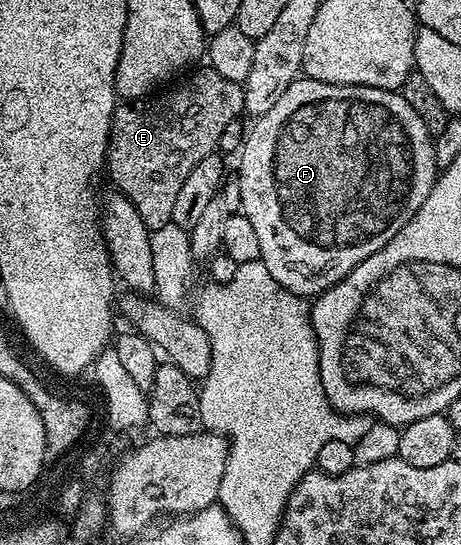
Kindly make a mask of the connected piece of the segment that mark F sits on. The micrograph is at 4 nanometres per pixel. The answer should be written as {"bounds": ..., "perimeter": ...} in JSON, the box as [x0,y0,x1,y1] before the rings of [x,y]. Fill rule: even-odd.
{"bounds":[238,77,438,297],"perimeter":[[[299,77],[289,85],[286,93],[279,97],[274,107],[252,124],[254,125],[247,132],[243,148],[238,155],[242,213],[256,230],[260,250],[259,262],[264,263],[266,269],[270,269],[270,277],[274,277],[278,285],[301,297],[321,295],[323,291],[345,279],[358,264],[366,261],[366,257],[378,253],[378,249],[387,245],[406,225],[406,221],[410,221],[410,217],[418,213],[422,201],[426,201],[430,189],[438,178],[438,168],[432,148],[434,136],[426,129],[422,117],[418,117],[414,108],[404,100],[403,94],[396,91],[383,91],[377,87],[344,87],[341,83],[323,83],[317,79]]]}

